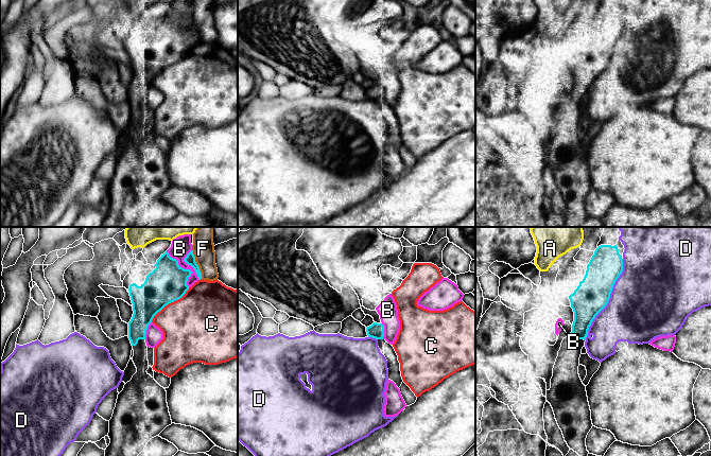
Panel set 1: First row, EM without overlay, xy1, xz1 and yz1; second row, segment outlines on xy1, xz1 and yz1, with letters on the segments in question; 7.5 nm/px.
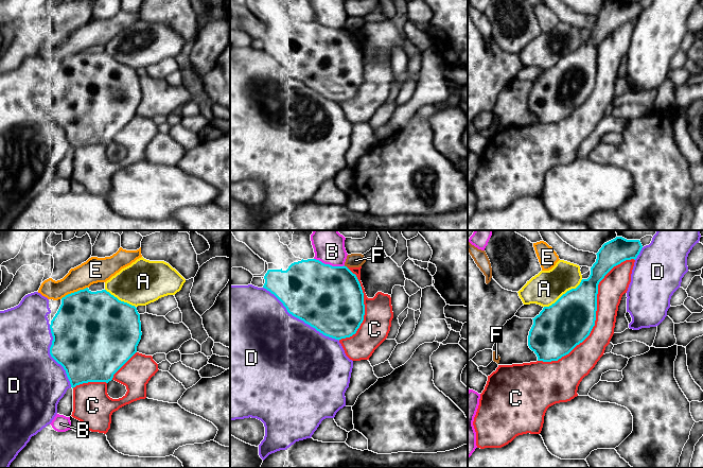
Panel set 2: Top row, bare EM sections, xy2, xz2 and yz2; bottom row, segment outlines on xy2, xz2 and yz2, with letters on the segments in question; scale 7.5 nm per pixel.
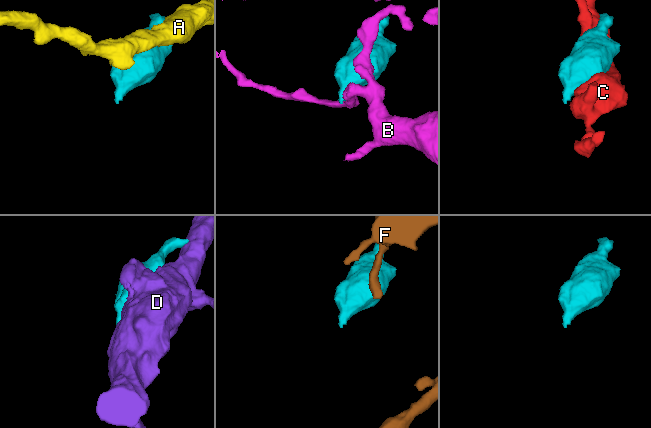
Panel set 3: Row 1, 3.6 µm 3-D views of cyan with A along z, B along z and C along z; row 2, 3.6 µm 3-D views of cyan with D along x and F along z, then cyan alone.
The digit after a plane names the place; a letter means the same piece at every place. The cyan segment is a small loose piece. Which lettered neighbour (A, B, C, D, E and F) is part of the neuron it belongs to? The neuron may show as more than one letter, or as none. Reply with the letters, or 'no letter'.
no letter

